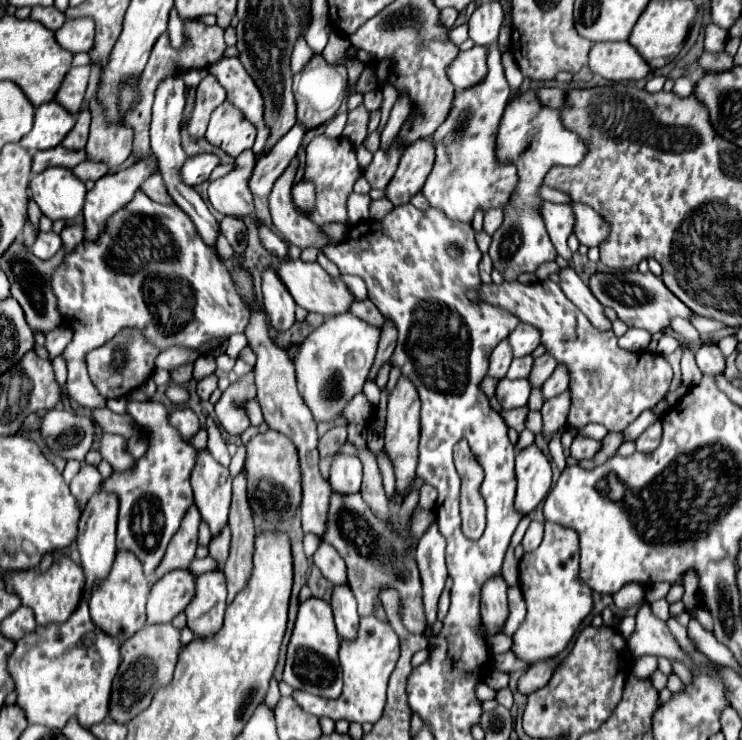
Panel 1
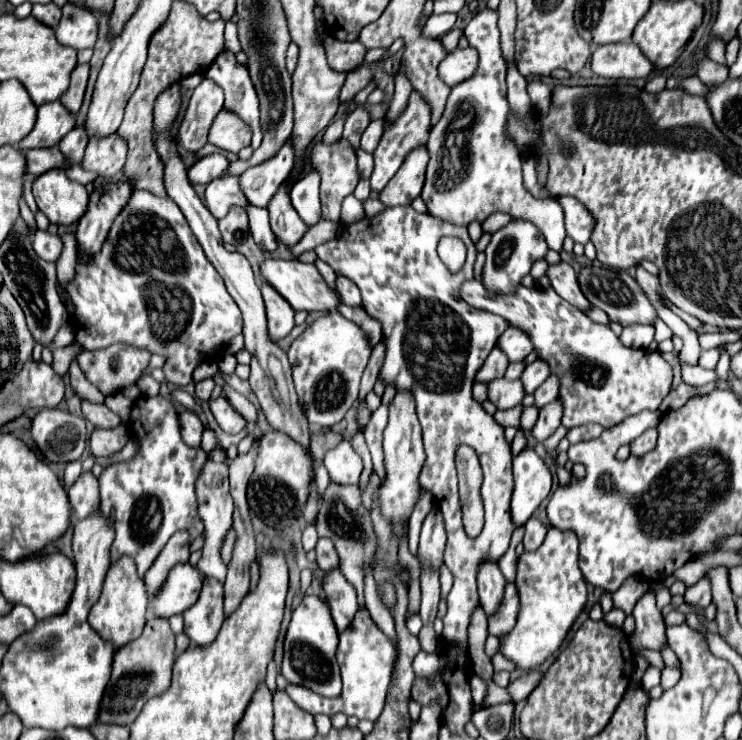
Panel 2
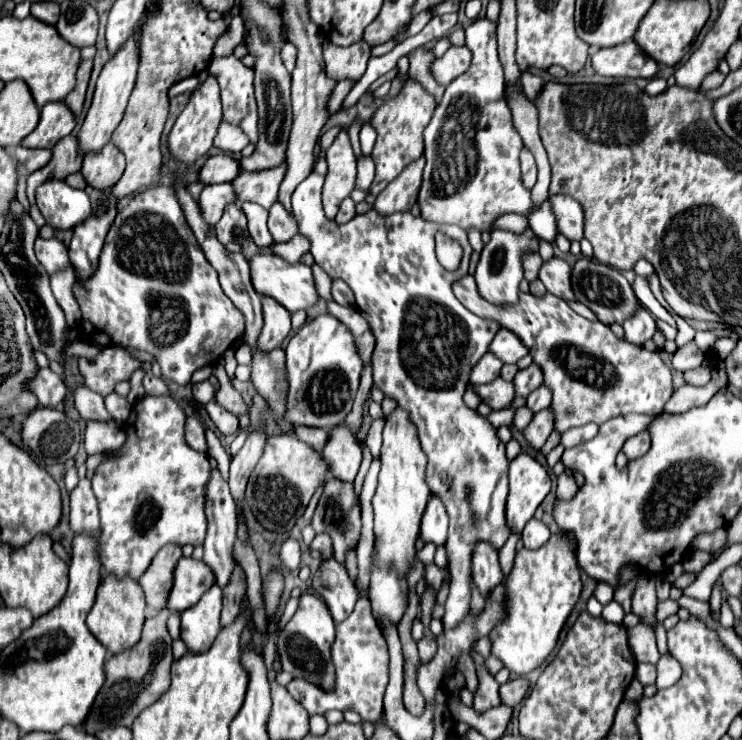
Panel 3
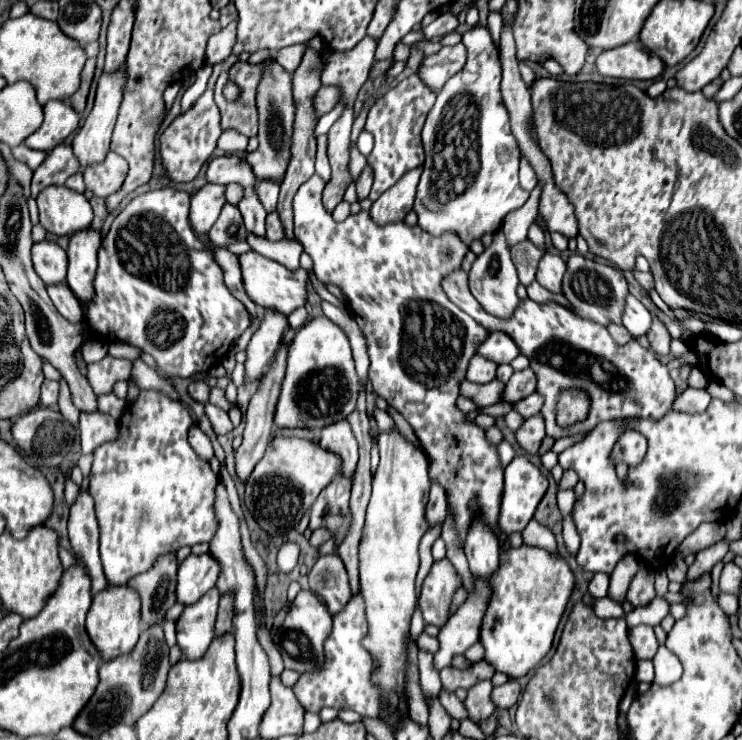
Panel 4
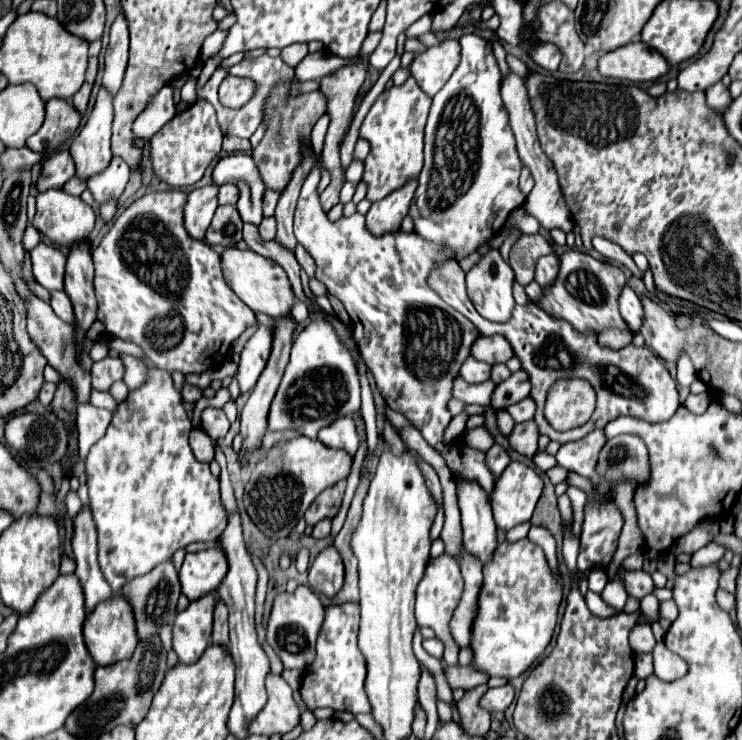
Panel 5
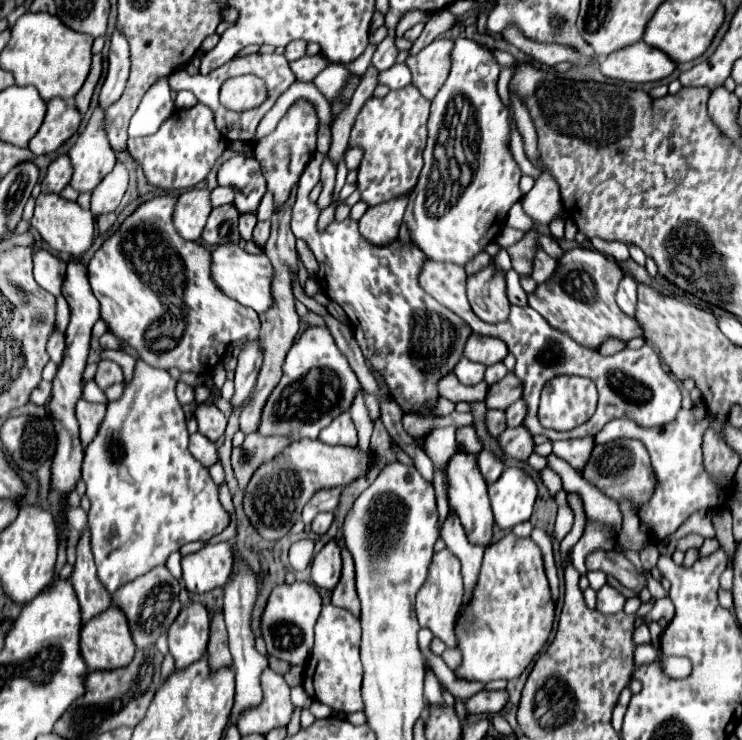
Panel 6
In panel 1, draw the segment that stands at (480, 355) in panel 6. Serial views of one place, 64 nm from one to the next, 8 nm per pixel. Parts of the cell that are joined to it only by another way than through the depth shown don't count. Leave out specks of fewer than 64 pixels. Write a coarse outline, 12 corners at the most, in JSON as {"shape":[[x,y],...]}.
{"shape":[[520,324],[510,336],[514,356],[532,354],[540,332]]}

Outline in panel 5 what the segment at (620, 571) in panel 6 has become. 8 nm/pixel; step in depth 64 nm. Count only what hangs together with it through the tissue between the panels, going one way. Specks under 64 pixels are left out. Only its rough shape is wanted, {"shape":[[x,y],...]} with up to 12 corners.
{"shape":[[622,572],[628,596],[642,600],[654,590],[648,572]]}

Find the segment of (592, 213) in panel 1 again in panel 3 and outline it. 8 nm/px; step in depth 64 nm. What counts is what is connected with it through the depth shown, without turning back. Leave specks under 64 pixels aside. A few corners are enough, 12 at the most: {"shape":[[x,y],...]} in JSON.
{"shape":[[550,196],[558,228],[568,240],[584,238],[584,212],[572,196]]}

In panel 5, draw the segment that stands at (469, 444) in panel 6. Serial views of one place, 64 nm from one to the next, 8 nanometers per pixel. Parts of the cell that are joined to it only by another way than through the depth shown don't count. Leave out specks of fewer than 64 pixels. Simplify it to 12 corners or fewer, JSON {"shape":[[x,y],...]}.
{"shape":[[474,428],[464,434],[472,448],[488,450],[494,436],[486,428]]}

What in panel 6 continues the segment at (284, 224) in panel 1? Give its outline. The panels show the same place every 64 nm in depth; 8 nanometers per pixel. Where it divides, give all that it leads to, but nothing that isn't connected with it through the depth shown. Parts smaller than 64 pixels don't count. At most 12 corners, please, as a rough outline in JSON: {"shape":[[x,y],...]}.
{"shape":[[270,220],[258,222],[254,242],[264,244],[270,236]]}

